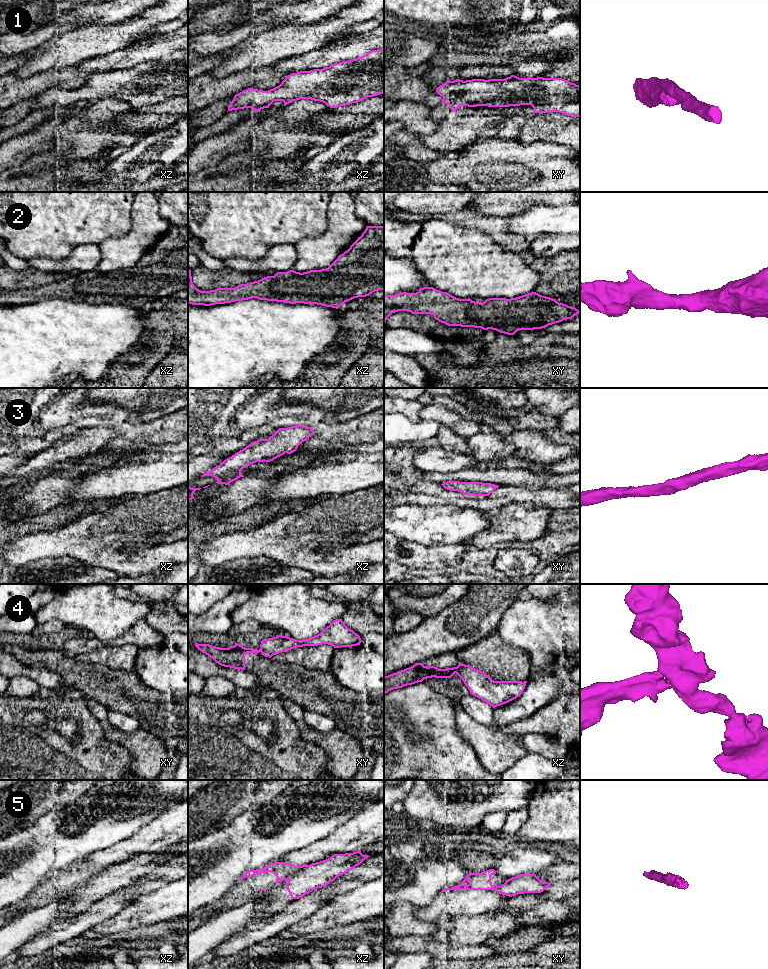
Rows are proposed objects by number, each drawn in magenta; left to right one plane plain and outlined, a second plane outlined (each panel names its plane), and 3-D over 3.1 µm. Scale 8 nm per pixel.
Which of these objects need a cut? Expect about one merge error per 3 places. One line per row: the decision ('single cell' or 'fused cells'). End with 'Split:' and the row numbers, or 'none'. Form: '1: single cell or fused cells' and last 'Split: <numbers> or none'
1: single cell
2: single cell
3: single cell
4: fused cells
5: fused cells
Split: 4, 5

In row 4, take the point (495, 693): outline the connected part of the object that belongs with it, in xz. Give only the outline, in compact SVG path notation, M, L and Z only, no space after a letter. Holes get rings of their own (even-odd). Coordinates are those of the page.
M462 663L456 667L456 674L472 695L493 708L519 697L527 683L527 681L494 681L486 673Z

